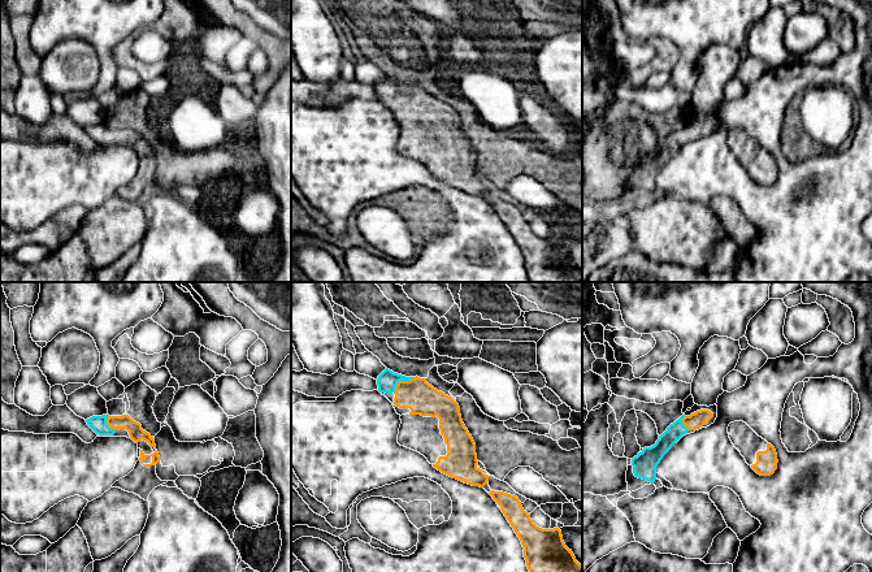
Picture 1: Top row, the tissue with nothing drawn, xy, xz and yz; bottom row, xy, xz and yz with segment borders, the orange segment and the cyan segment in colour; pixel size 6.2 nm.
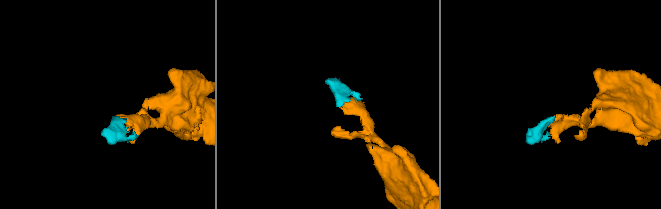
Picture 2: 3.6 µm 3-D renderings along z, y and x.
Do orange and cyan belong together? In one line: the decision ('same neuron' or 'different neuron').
same neuron

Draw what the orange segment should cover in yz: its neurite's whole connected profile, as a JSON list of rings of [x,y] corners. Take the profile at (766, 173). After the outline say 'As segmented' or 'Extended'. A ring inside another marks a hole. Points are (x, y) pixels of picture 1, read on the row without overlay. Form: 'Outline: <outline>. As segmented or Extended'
Outline: [[[734,130],[728,135],[732,152],[741,160],[746,172],[760,185],[771,185],[777,178],[775,156],[759,146],[746,131]]]. Extended

